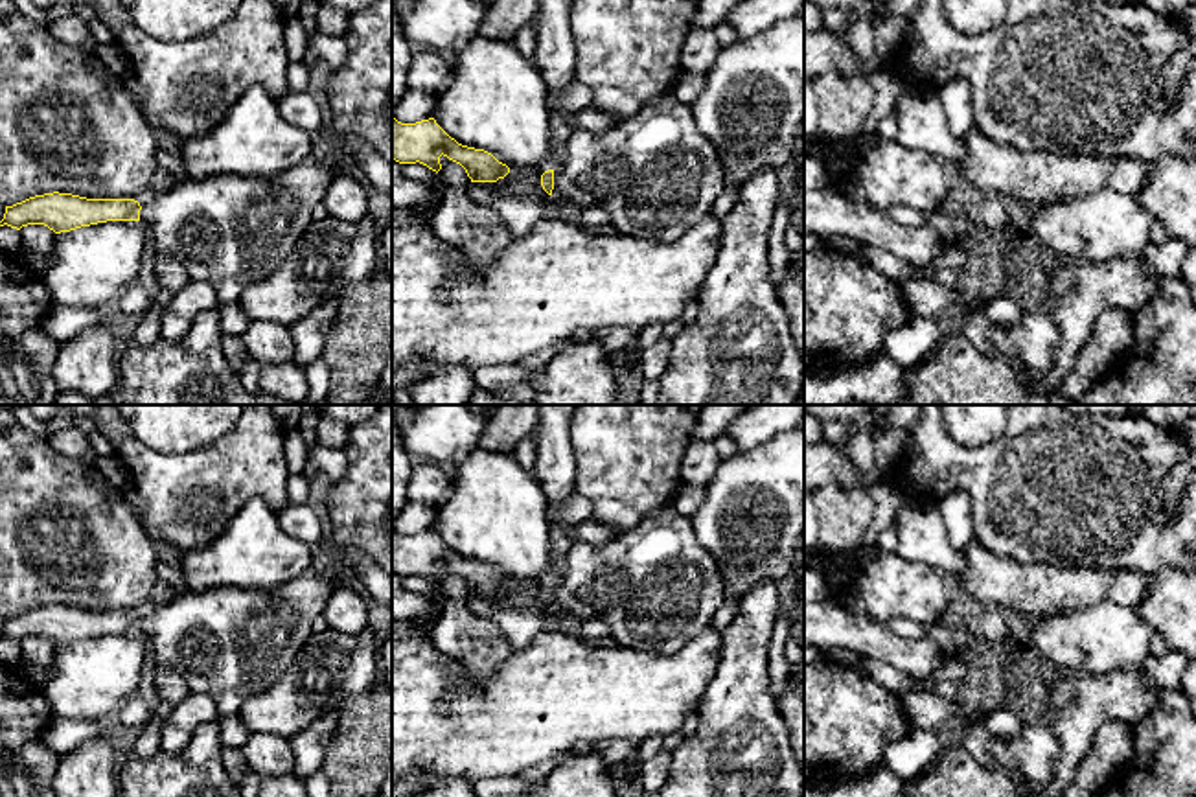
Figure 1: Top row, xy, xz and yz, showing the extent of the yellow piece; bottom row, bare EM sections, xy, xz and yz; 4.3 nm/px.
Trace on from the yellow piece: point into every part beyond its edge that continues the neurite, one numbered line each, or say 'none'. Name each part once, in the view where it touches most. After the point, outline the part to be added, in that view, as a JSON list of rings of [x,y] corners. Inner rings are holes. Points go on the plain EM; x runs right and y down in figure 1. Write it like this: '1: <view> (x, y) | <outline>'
1: xz (655, 586) | [[[670,504],[605,545],[572,543],[558,560],[552,607],[581,620],[604,620],[618,646],[673,655],[710,626],[723,598],[714,556],[701,547],[690,515]]]

